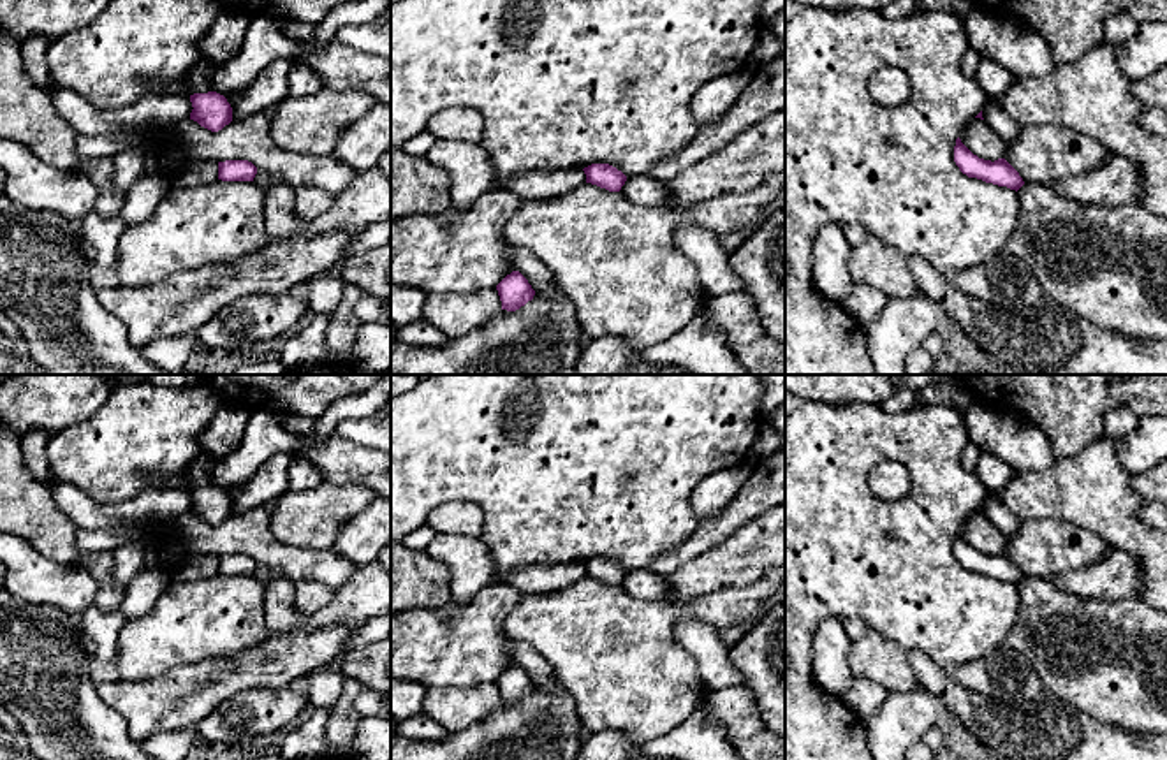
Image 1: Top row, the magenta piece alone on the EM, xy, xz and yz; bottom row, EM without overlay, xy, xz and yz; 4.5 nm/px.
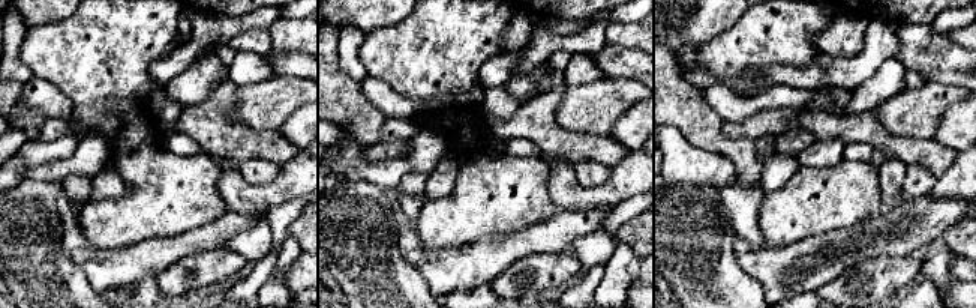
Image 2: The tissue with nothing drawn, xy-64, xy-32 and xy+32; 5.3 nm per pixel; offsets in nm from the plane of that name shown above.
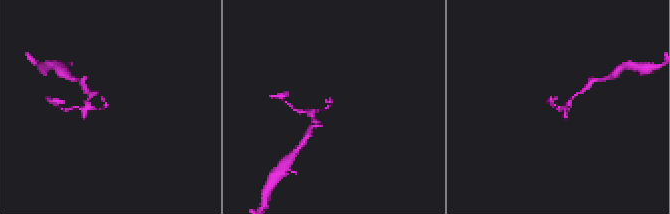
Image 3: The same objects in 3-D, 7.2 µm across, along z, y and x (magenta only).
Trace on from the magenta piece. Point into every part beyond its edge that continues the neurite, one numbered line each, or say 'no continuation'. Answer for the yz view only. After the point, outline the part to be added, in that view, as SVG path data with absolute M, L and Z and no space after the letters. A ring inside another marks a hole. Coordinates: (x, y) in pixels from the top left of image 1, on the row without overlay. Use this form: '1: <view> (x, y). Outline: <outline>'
no continuation

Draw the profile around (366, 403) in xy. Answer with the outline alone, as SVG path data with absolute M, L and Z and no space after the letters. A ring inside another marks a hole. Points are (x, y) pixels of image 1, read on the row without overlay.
M384 375L371 389L333 403L315 419L313 438L322 442L331 436L341 420L363 419L377 413L391 399L391 375Z

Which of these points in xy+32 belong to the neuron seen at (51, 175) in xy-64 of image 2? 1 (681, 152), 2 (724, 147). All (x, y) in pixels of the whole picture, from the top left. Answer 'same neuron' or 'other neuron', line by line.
1: same neuron
2: other neuron

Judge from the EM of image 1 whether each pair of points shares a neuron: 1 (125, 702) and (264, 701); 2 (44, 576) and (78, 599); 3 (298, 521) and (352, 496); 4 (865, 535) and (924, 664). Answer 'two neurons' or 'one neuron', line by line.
1: two neurons
2: one neuron
3: one neuron
4: two neurons

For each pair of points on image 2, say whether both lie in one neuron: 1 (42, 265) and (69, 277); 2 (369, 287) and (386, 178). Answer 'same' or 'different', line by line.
1: same
2: different

